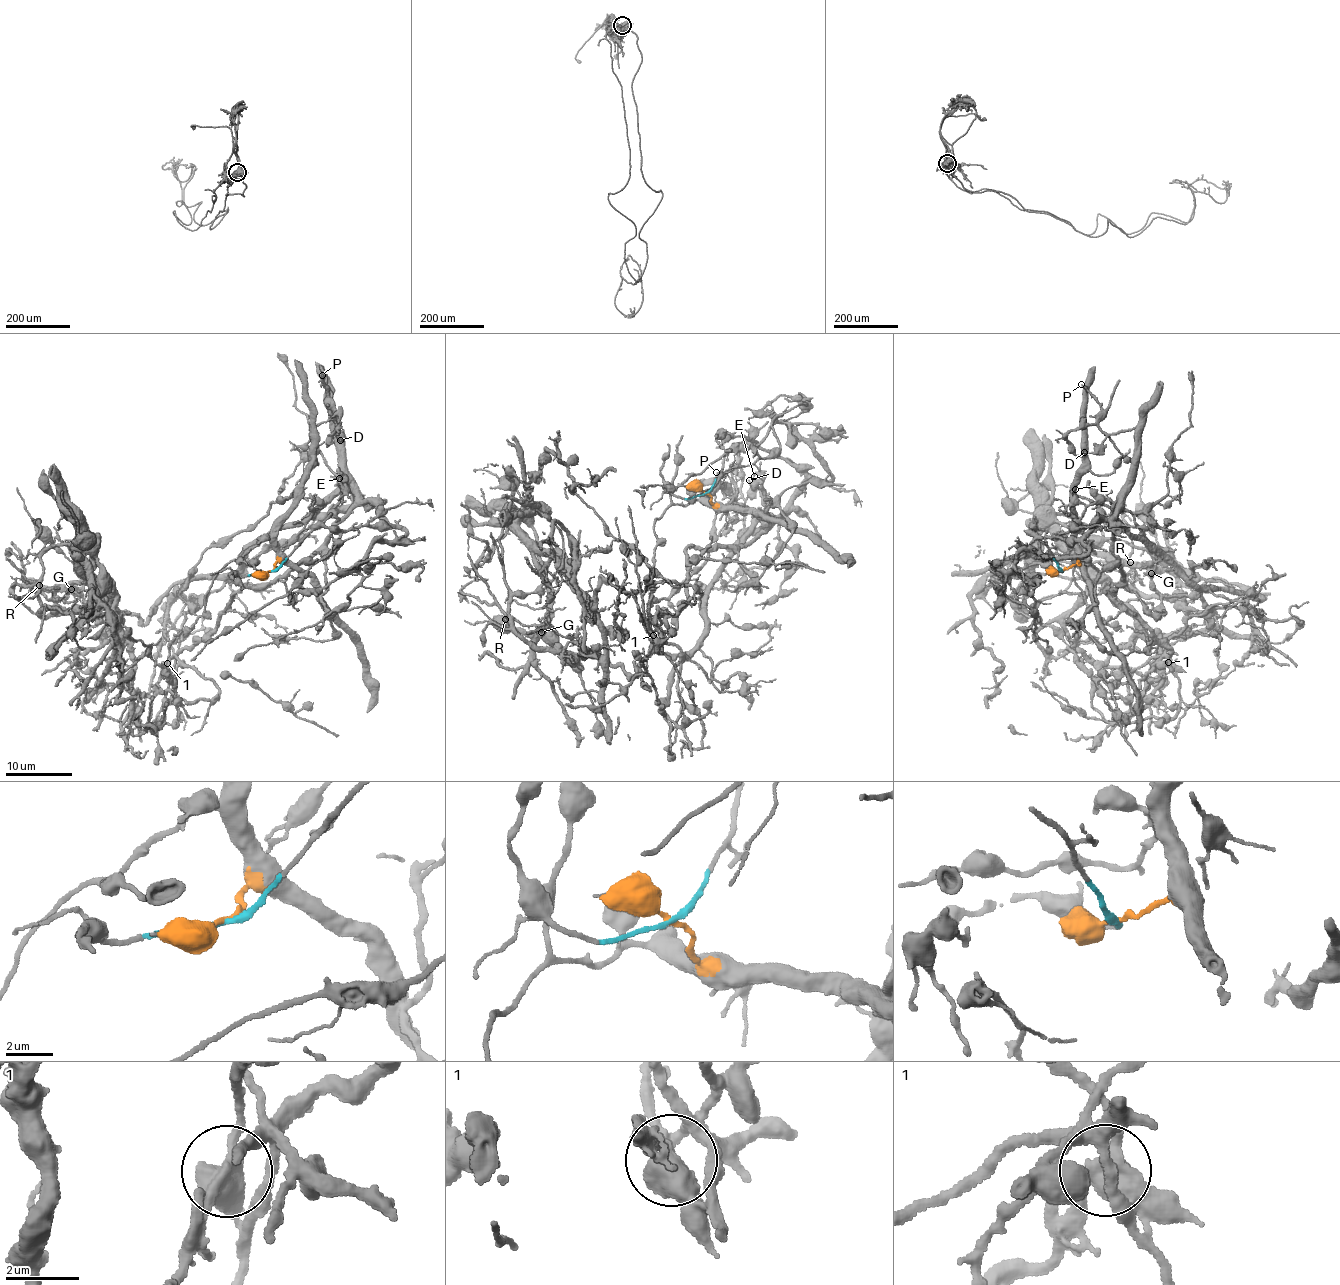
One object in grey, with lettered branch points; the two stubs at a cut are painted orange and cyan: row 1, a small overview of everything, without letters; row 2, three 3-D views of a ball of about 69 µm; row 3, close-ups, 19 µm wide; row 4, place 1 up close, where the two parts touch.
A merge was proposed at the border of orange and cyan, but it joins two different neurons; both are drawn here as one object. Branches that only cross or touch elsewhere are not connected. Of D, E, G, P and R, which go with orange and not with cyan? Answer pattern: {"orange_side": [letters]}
{"orange_side": ["G", "R"]}

